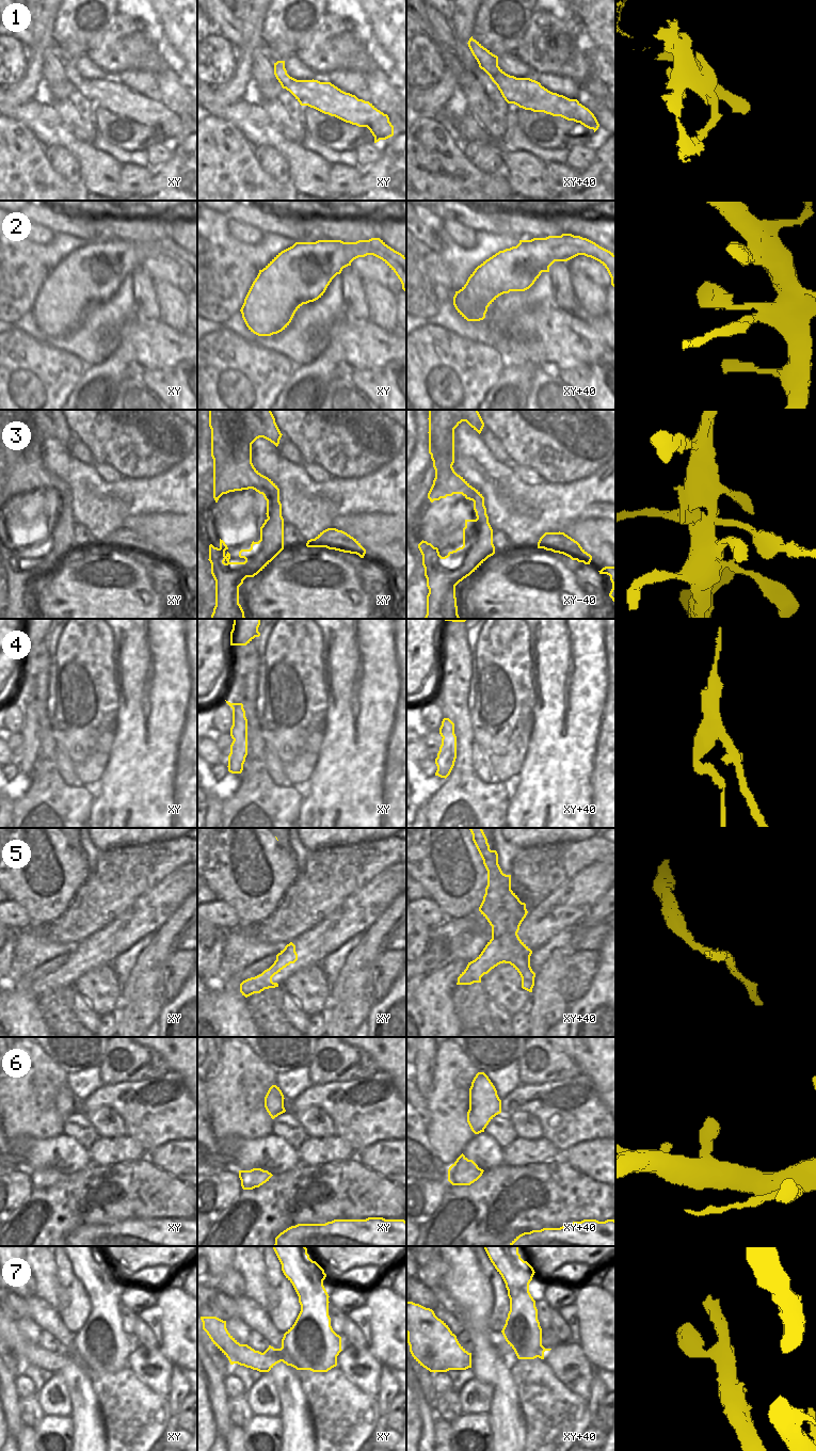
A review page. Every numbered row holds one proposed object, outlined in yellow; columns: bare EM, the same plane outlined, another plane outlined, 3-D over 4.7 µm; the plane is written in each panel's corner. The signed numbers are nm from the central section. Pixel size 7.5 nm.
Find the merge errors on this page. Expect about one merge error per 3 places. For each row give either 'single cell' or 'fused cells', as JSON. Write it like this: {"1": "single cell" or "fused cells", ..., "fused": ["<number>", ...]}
{"1": "fused cells", "2": "single cell", "3": "fused cells", "4": "fused cells", "5": "fused cells", "6": "single cell", "7": "single cell", "fused": ["1", "3", "4", "5"]}

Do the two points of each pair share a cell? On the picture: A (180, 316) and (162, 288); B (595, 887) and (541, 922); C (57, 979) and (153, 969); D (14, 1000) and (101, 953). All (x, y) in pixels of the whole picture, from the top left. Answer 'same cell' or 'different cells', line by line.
A: same cell
B: same cell
C: different cells
D: different cells

